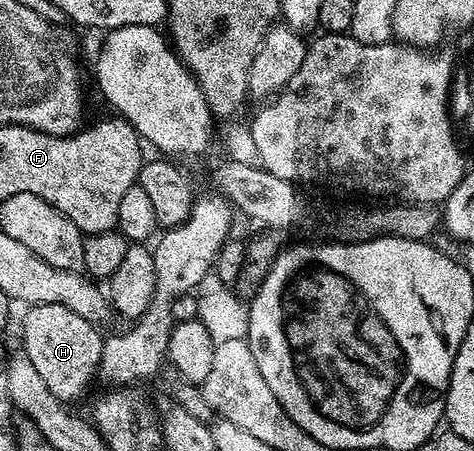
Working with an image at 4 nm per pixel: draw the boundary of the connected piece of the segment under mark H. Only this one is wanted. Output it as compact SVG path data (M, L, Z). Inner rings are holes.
M39 303L30 305L21 322L23 353L35 364L39 377L60 402L72 404L89 386L97 374L103 352L103 334L79 312L63 308L63 304Z

